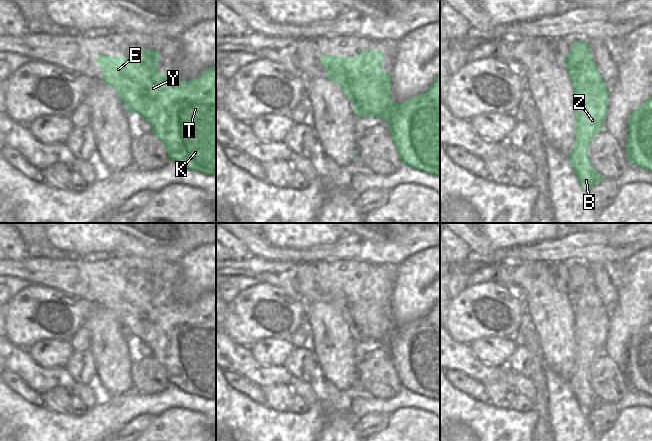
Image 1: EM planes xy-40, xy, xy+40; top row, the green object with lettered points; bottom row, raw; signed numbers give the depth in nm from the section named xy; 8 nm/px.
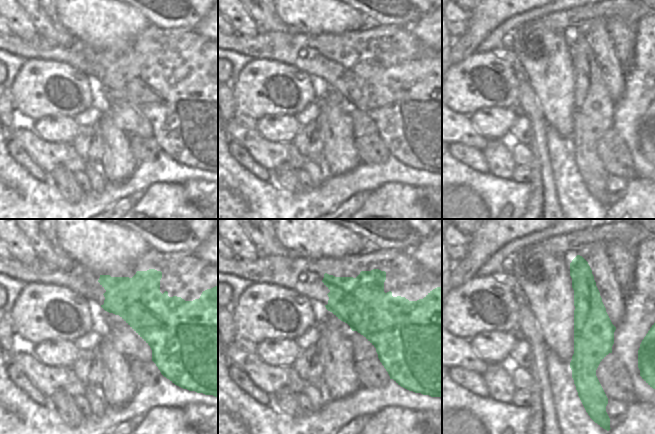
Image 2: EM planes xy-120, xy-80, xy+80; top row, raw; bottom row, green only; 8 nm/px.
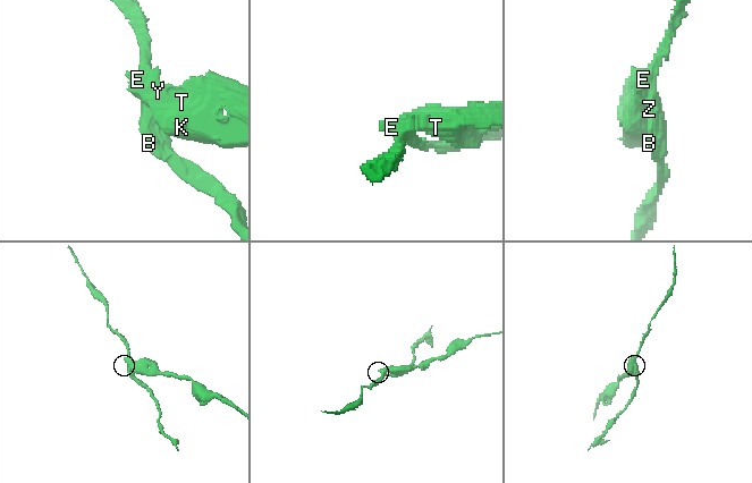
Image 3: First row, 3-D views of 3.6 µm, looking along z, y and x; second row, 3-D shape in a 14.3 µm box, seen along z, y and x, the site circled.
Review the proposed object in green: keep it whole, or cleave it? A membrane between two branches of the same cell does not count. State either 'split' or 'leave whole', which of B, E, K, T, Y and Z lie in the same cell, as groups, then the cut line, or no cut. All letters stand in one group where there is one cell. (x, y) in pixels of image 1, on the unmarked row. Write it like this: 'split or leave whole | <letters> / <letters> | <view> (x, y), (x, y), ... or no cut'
split | B Z / E K T Y | xy+40 (568, 281), (566, 287)

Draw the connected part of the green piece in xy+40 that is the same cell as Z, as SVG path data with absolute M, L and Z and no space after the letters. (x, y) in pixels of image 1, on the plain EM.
M577 265L566 287L574 312L576 362L568 382L583 413L605 403L591 388L588 372L592 362L604 352L610 315L596 292L588 267Z

